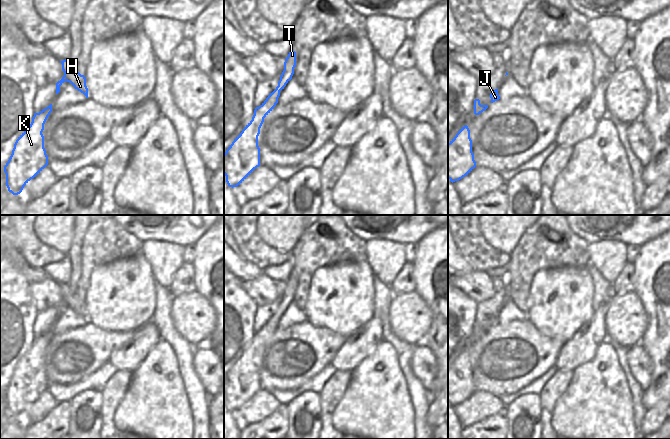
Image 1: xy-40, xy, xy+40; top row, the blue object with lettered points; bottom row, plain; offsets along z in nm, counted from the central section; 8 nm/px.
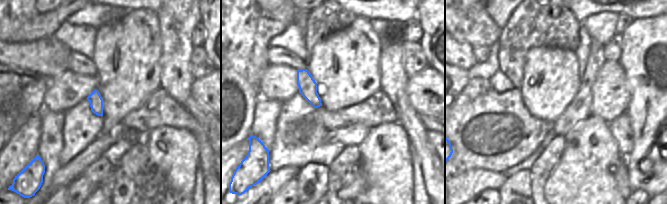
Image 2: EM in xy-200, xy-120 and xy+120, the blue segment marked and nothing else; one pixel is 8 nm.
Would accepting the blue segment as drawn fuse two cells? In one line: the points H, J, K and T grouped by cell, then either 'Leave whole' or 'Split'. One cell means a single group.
Groups: H T / J K. Split

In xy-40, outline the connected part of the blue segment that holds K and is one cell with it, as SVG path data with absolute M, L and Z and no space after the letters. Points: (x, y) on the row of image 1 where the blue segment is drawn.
M52 104L34 113L30 126L14 144L12 154L4 166L6 186L13 195L20 194L24 186L48 165L42 132L51 112Z

